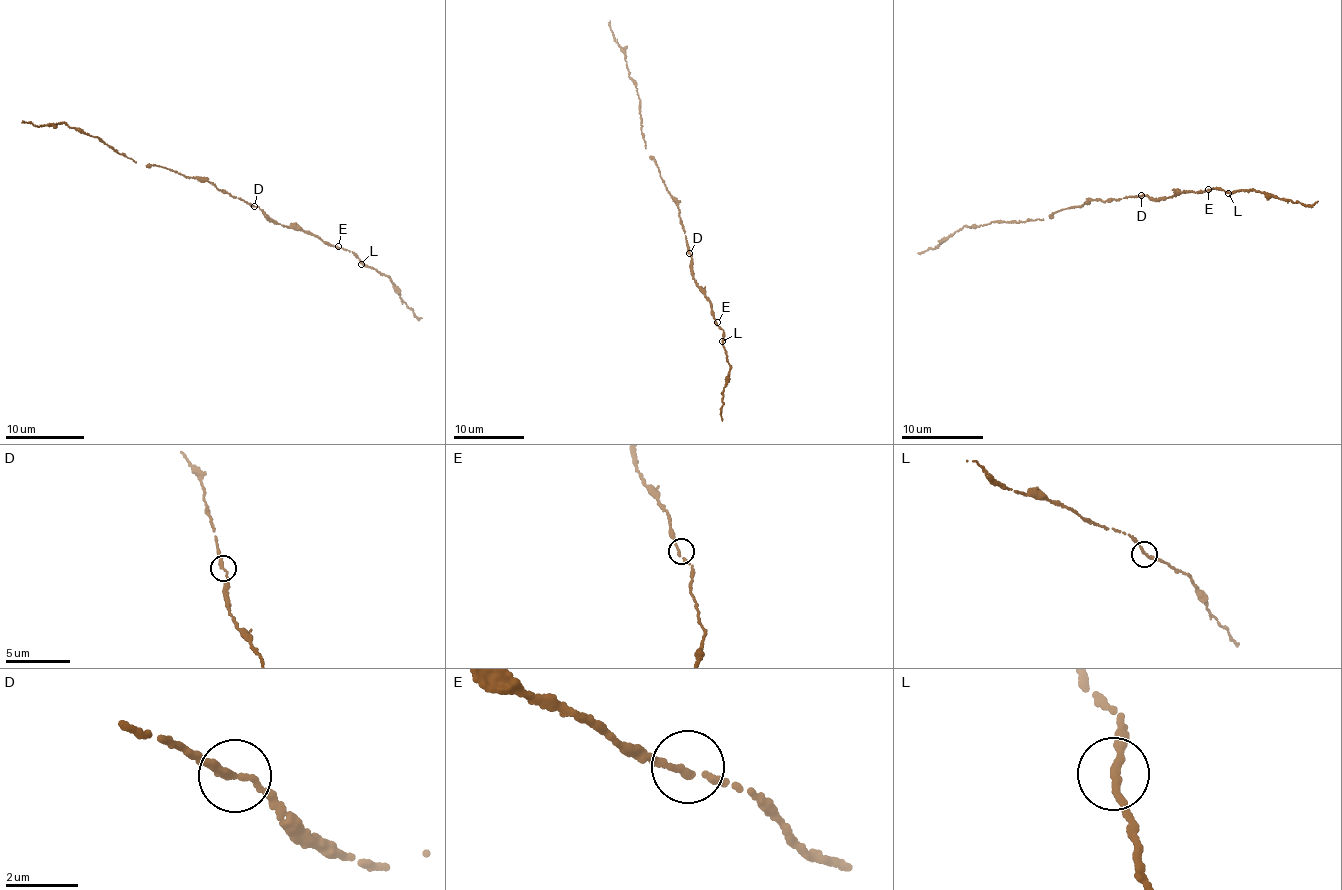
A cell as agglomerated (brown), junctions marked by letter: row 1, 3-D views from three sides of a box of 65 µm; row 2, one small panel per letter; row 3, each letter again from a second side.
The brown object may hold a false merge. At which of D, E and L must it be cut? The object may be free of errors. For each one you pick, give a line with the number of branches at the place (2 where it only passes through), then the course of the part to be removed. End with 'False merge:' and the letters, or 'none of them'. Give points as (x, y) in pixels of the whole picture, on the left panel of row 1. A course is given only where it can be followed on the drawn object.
False merge: none of them

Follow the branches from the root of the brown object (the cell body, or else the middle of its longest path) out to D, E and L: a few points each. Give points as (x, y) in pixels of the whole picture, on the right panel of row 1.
D: (1116, 199), (1141, 195)
E: (1116, 199), (1143, 194), (1156, 199), (1172, 197), (1186, 190), (1201, 192), (1208, 189)
L: (1116, 199), (1143, 194), (1156, 199), (1172, 197), (1186, 190), (1205, 191), (1213, 187), (1228, 193)

